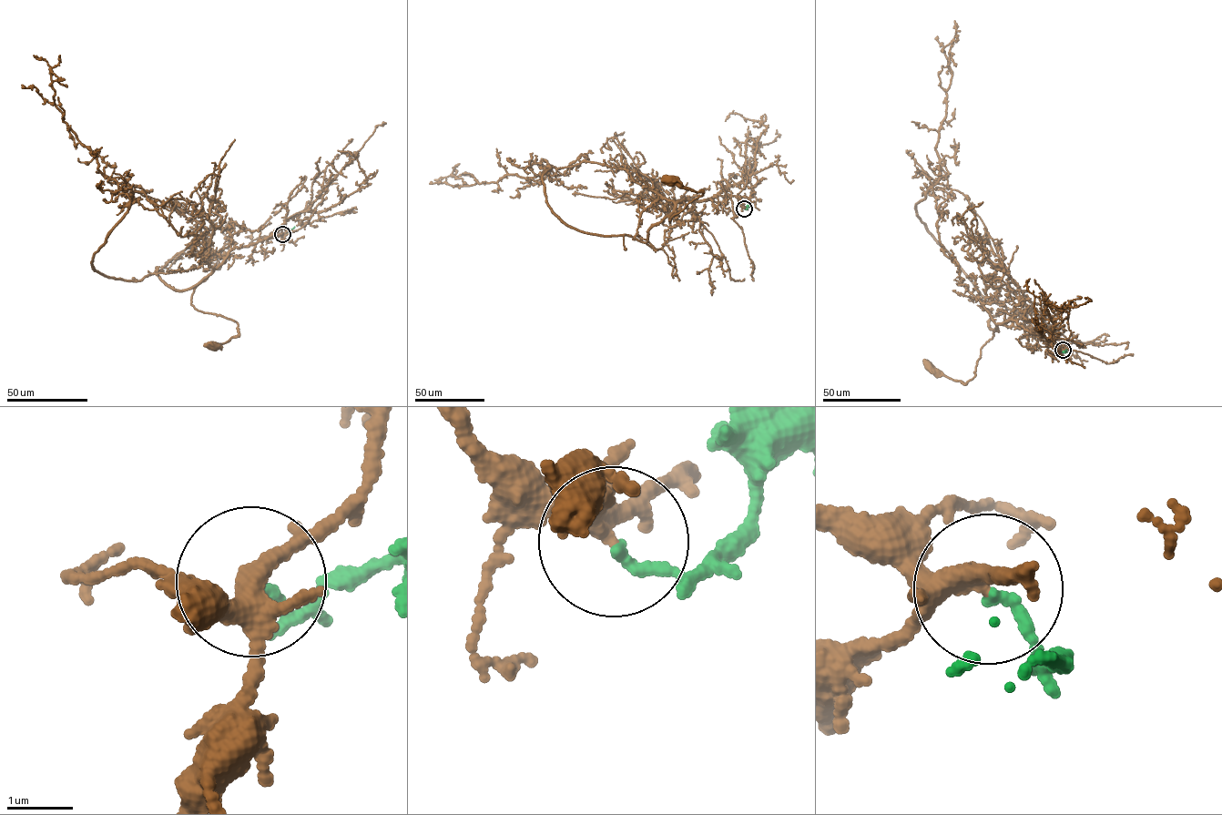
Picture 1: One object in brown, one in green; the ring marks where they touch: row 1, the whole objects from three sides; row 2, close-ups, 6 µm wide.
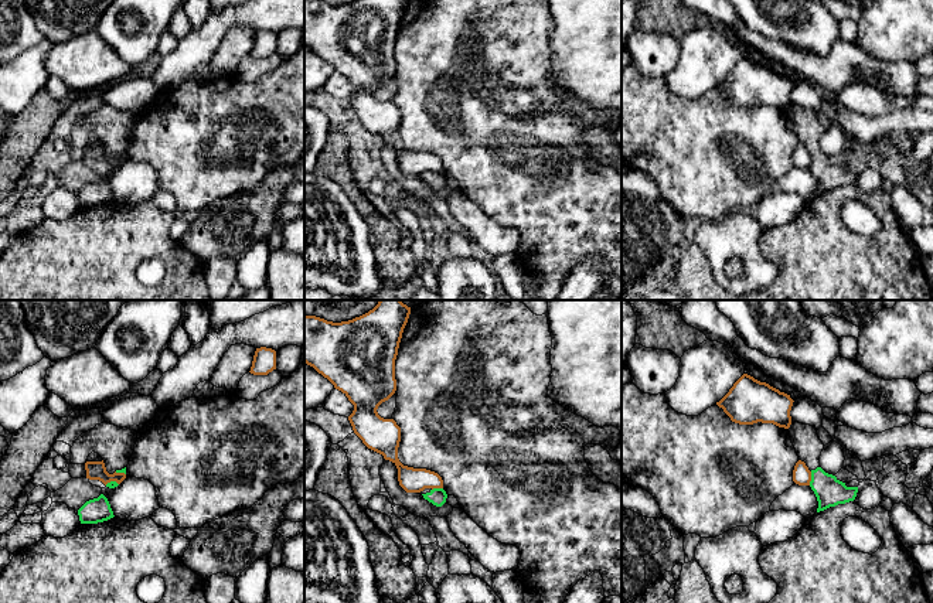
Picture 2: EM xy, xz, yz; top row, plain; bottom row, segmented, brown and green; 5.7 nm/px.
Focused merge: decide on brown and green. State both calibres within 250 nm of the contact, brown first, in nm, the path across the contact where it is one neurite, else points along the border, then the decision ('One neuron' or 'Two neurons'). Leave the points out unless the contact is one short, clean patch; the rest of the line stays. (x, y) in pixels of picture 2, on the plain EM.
Thickness 110 nm (brown) against 160 nm. Boundary: yz (811, 154), (809, 167). Two neurons

